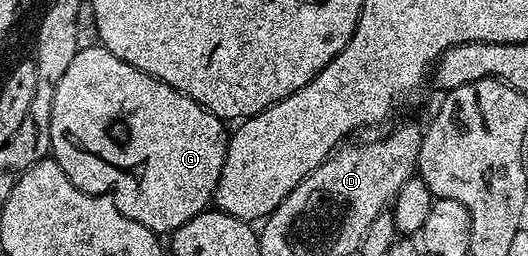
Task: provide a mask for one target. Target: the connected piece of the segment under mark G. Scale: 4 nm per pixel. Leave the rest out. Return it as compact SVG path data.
M101 46L83 47L69 63L68 70L65 70L64 76L60 78L60 82L55 88L55 98L51 108L49 151L52 153L52 159L64 170L66 177L80 191L88 193L89 196L109 196L110 201L116 206L116 210L120 210L120 214L124 214L124 218L132 218L136 222L140 222L140 226L148 226L148 230L153 232L170 234L174 229L184 226L184 222L188 222L192 217L207 211L208 205L214 199L214 191L220 182L220 174L226 157L228 132L227 129L222 128L225 128L223 121L201 108L192 98L176 91L172 86L136 70L128 62L116 58L116 54L112 54L106 48Z

